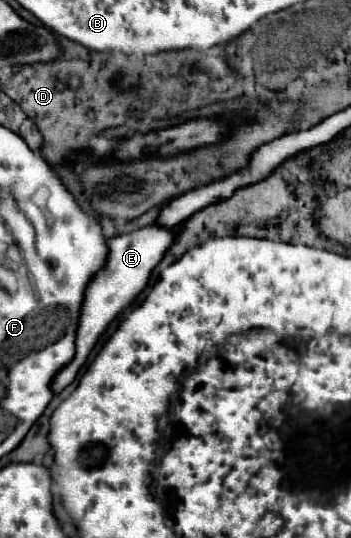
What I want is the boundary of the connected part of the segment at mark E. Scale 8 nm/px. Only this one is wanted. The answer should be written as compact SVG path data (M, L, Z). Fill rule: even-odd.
M149 225L139 231L121 233L121 235L107 239L107 249L109 249L107 261L105 261L103 269L91 277L91 281L87 283L87 289L83 293L77 337L75 337L75 357L63 369L59 369L51 381L55 395L61 393L69 383L73 383L73 379L77 377L77 371L87 361L87 355L95 347L97 339L105 333L109 323L145 289L151 269L161 261L169 243L173 243L173 235L177 235L177 227L165 229L159 225Z

